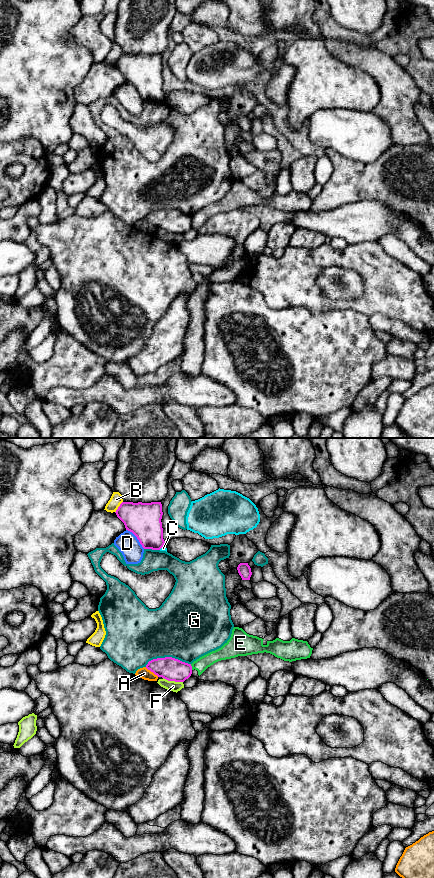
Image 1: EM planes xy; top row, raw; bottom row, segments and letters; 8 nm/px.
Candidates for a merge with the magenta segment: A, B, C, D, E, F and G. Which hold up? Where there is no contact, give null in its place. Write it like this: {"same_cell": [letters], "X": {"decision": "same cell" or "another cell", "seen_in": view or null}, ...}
{"same_cell": [], "A": {"decision": "another cell", "seen_in": "xy"}, "B": {"decision": "another cell", "seen_in": "xy"}, "C": {"decision": "another cell", "seen_in": "xy"}, "D": {"decision": "another cell", "seen_in": "xy"}, "E": {"decision": "another cell", "seen_in": "xy"}, "F": {"decision": "another cell", "seen_in": "xy"}, "G": {"decision": "another cell", "seen_in": "xy"}}

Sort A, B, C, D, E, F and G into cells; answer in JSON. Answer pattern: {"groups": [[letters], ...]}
{"groups": [["A"], ["B"], ["C"], ["D"], ["E"], ["F"], ["G"]]}

